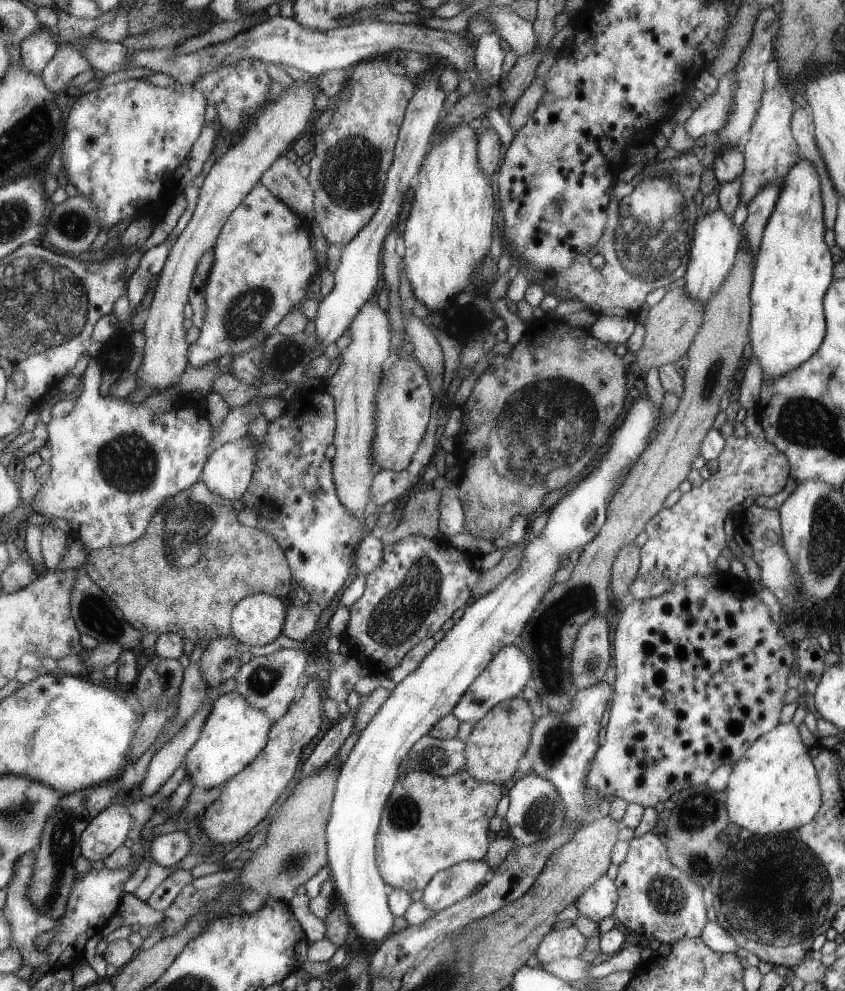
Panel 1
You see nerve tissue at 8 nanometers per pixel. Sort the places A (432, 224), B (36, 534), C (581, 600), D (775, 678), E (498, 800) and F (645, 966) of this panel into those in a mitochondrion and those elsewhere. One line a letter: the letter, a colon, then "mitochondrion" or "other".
A: other
B: mitochondrion
C: mitochondrion
D: other
E: other
F: other

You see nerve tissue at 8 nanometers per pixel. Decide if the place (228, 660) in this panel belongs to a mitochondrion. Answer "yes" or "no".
yes

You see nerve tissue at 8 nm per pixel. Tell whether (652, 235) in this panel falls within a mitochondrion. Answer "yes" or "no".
yes

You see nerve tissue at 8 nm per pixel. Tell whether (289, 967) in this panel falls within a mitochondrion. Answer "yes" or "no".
no

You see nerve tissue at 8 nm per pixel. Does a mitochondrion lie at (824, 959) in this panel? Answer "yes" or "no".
no

